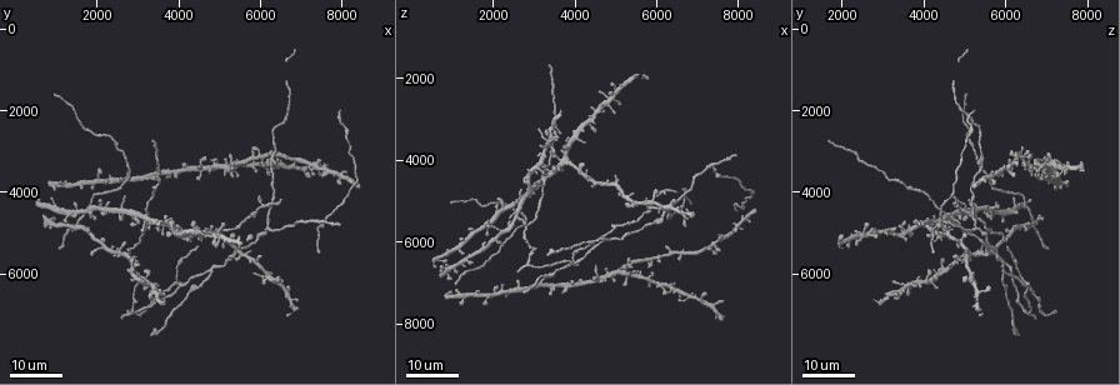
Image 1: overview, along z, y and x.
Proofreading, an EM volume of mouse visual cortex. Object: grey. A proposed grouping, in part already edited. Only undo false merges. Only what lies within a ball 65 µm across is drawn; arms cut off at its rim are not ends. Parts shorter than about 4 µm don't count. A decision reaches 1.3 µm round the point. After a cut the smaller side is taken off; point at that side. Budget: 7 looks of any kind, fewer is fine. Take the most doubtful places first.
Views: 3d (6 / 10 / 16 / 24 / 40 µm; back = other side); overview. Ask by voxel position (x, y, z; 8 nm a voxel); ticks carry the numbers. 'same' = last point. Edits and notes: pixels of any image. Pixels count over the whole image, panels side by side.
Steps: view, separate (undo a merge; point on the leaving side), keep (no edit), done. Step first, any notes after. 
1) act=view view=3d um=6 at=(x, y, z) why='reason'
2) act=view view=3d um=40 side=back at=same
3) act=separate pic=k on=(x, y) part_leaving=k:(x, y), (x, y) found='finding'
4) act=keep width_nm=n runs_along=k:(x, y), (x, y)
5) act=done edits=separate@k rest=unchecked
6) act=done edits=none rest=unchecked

act=view view=3d um=16 at=(4050, 6350, 6550) why='looks like a crossing'

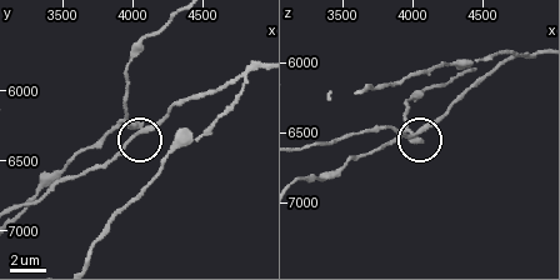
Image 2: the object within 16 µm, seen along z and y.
act=view view=3d um=10 at=same

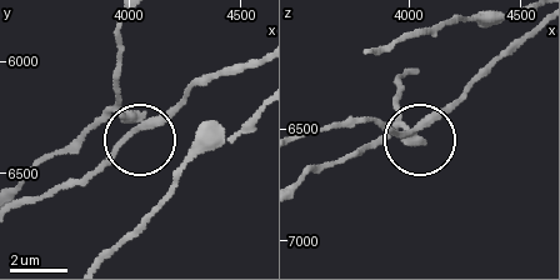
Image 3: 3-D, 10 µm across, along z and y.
act=keep width_nm=290 runs_along=3:(535, 30), (413, 135), (394, 101) found='continuous, no second neuron'

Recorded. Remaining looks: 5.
act=view view=3d um=24 at=(7400, 4700, 4050) why='three-way junction'

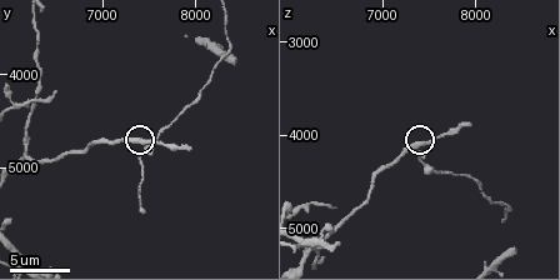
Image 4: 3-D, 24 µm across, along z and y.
act=view view=3d um=6 at=(7350, 4700, 4100)

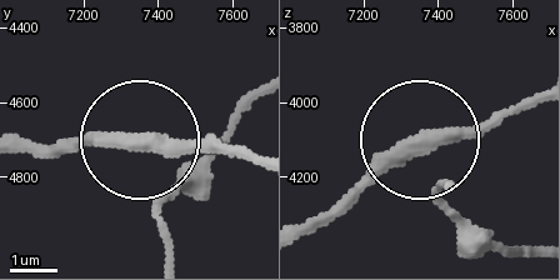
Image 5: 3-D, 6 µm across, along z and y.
act=view view=3d um=6 side=back at=(7380, 4710, 4100)

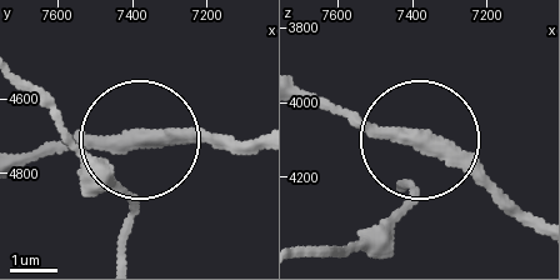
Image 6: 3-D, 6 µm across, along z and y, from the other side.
act=keep arms=3 runs_along=6:(539, 226), (420, 143), (360, 131), (300, 99) found='one neuron here'

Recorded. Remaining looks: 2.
act=view view=3d um=16 at=(6200, 4850, 5250) why='three arms meet'

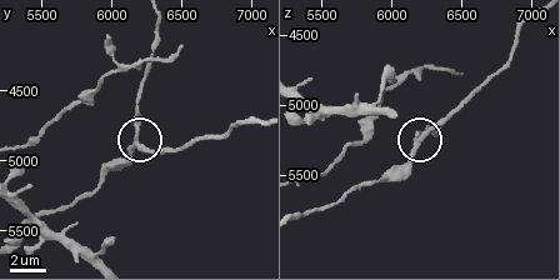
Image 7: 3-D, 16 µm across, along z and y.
act=keep side_arm_um=42 found='all the same neuron'

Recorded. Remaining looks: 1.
act=done edits=none rest=unchecked

